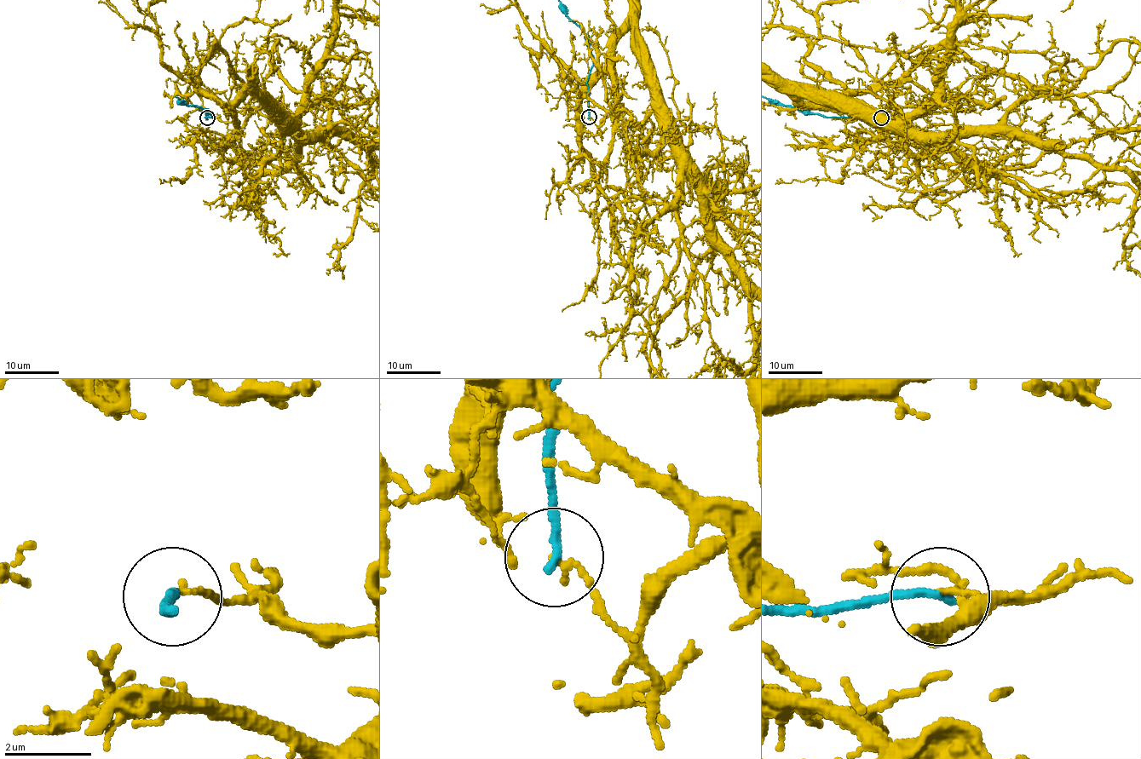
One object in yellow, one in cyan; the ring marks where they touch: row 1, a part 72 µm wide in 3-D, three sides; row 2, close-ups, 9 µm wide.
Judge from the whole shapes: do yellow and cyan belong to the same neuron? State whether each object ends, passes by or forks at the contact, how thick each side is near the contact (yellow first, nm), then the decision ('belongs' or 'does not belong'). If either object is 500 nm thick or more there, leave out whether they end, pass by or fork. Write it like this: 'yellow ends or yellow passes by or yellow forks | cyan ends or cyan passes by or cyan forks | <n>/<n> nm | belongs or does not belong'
yellow ends | cyan ends | 150/200 nm | does not belong

